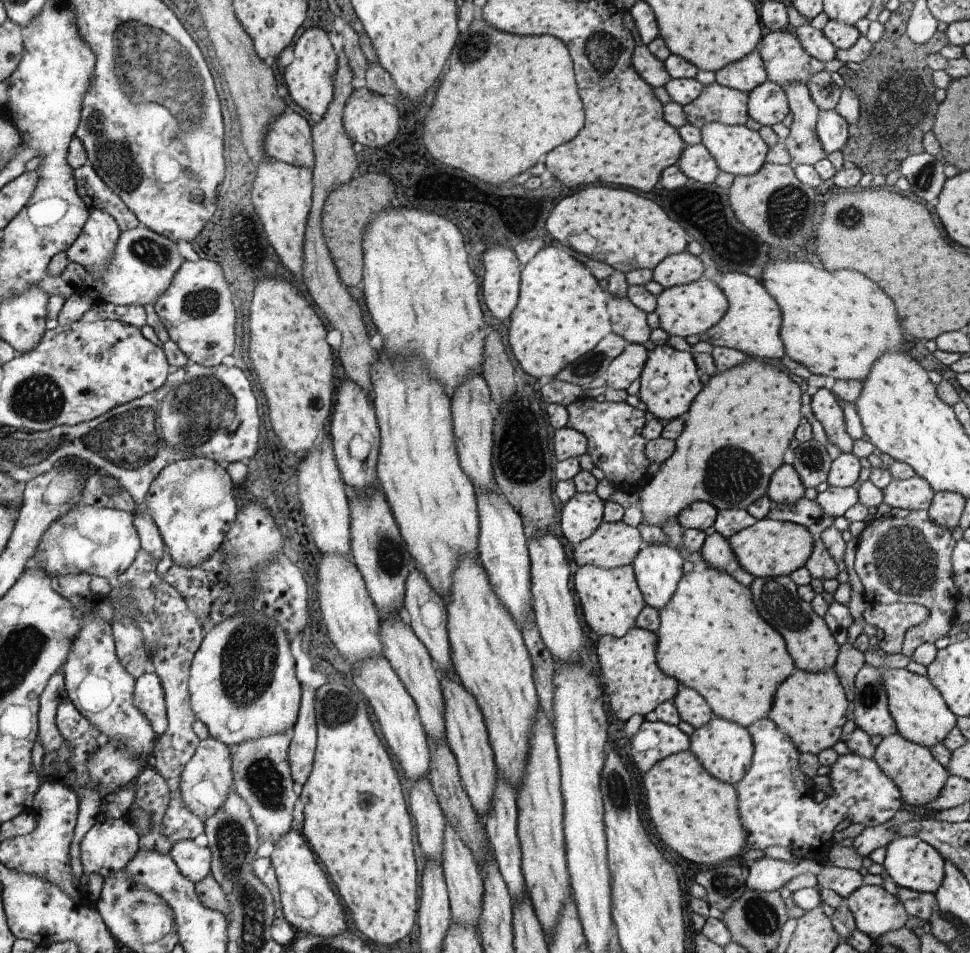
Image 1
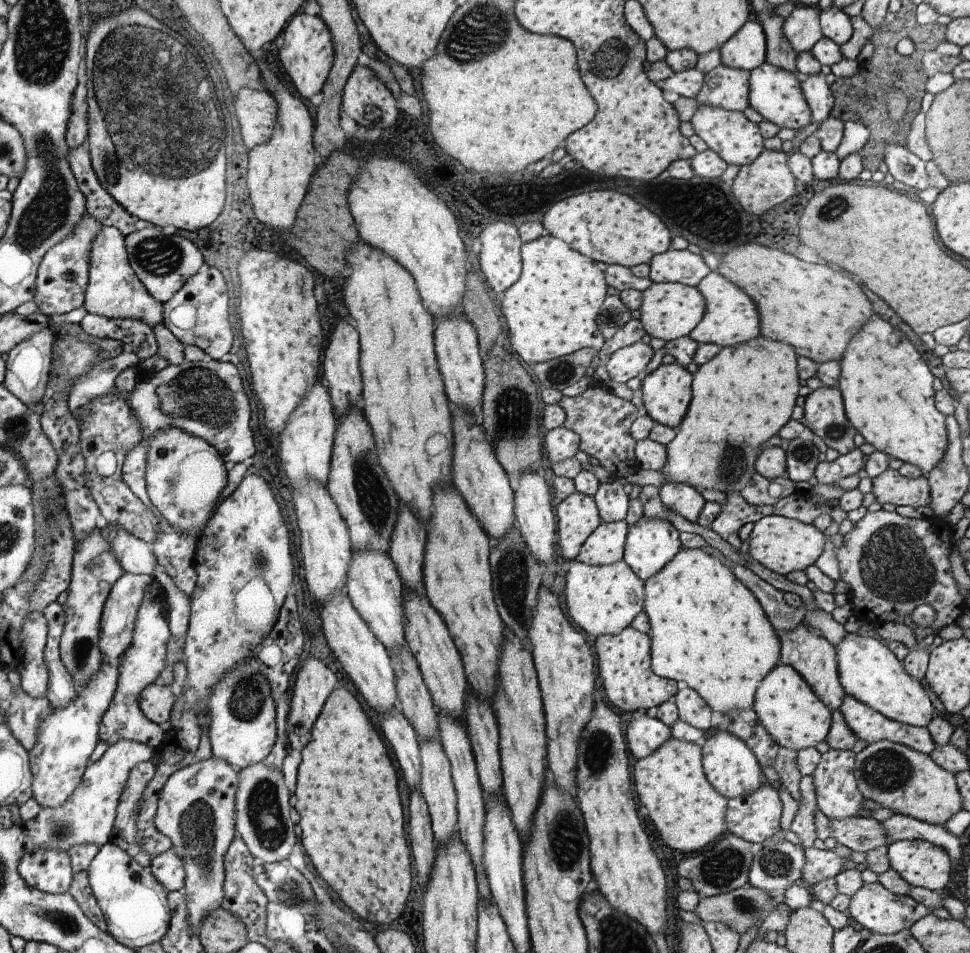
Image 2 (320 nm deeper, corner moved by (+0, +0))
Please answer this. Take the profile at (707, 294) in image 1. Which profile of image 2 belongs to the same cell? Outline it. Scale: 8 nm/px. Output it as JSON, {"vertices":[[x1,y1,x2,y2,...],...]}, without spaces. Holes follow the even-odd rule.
{"vertices":[[654,283,643,292,641,324,646,334,667,343,690,335,706,312,706,300,698,288,681,283]]}

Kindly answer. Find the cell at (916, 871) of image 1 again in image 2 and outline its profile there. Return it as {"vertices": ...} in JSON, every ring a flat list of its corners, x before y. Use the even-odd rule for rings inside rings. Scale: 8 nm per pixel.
{"vertices":[[900,840,887,847,889,866,911,887,942,892,950,882,952,862,942,848,922,840]]}

